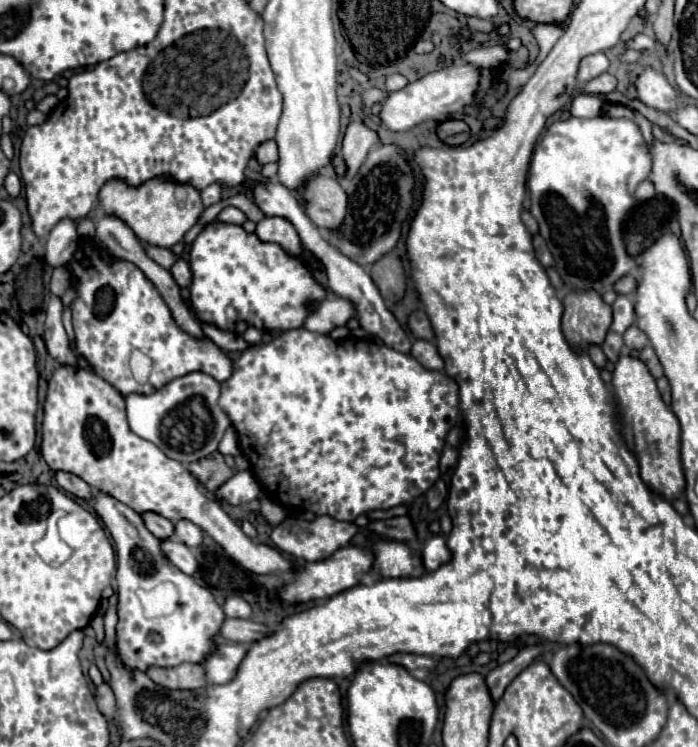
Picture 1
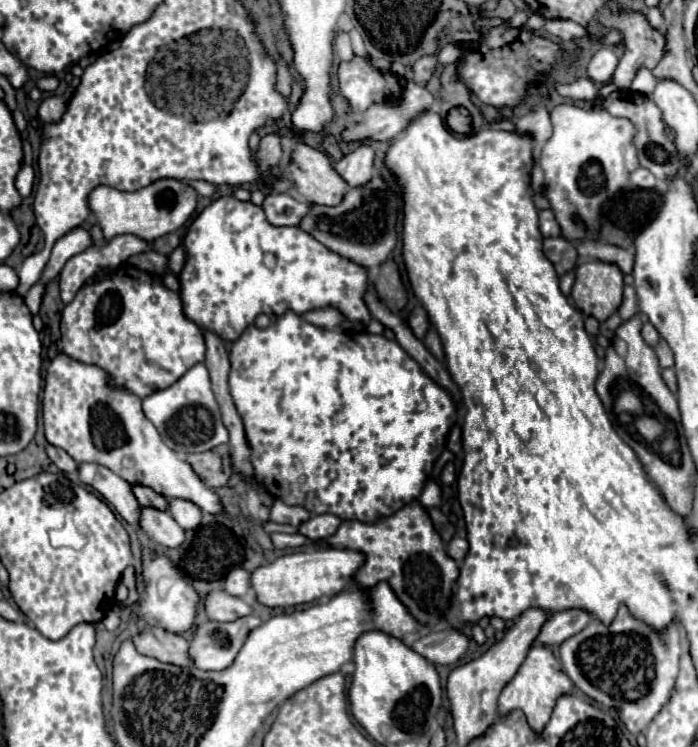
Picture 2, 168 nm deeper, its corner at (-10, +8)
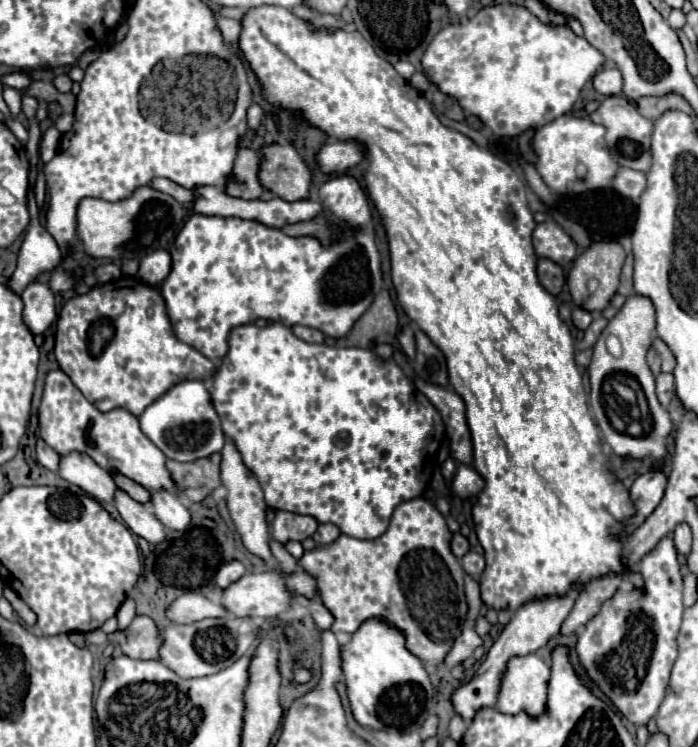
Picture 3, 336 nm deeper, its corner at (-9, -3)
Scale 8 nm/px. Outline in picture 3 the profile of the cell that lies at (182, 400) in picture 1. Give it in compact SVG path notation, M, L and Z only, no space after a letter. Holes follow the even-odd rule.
M198 379L174 385L158 401L146 407L146 411L140 415L140 429L168 459L174 461L196 461L202 457L210 457L224 447L224 431L220 427L220 417L212 407L206 385Z

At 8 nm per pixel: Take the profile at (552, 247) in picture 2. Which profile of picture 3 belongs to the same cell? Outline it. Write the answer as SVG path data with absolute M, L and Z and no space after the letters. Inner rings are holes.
M538 259L538 279L542 283L542 287L546 291L550 291L552 295L558 295L562 291L562 285L564 285L564 271L558 263L554 263L552 259Z

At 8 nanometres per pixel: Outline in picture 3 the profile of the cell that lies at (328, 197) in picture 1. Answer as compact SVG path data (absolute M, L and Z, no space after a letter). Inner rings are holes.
M266 145L260 167L260 183L284 201L310 197L312 171L292 145Z

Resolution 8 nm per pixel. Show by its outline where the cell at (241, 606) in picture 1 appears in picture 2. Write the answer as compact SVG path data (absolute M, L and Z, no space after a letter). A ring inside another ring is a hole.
M233 568L225 576L225 590L233 596L243 596L249 590L249 572L245 568Z

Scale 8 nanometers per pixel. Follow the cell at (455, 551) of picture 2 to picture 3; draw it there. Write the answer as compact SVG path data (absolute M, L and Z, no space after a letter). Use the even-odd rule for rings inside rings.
M468 551L462 559L460 559L460 565L462 569L472 575L472 577L478 577L482 571L484 571L484 557L474 553L474 551Z

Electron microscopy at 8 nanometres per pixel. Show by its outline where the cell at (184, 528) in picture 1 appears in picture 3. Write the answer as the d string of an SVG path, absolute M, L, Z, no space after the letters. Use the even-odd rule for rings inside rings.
M158 491L152 495L152 511L154 515L164 523L164 527L174 529L178 533L184 533L190 527L190 511L186 509L184 501L176 493Z

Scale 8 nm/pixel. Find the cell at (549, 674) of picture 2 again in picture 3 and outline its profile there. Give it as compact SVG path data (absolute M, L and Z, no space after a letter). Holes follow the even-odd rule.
M530 653L524 657L510 659L510 663L506 667L506 675L504 675L502 685L500 685L496 709L504 715L516 715L520 711L524 711L530 717L540 717L546 711L548 681L550 681L550 665L544 659L540 659L538 655Z

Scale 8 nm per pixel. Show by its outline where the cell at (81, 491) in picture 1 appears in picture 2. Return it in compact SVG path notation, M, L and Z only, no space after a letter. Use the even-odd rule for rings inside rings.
M47 444L47 446L45 446L45 452L47 452L47 456L51 458L51 462L53 462L59 470L63 470L63 472L77 472L77 466L79 466L79 464L77 464L65 450Z

